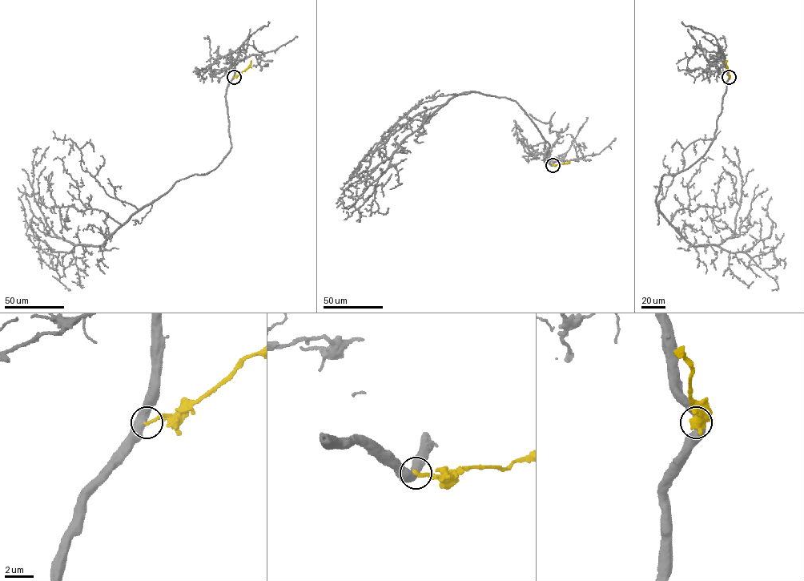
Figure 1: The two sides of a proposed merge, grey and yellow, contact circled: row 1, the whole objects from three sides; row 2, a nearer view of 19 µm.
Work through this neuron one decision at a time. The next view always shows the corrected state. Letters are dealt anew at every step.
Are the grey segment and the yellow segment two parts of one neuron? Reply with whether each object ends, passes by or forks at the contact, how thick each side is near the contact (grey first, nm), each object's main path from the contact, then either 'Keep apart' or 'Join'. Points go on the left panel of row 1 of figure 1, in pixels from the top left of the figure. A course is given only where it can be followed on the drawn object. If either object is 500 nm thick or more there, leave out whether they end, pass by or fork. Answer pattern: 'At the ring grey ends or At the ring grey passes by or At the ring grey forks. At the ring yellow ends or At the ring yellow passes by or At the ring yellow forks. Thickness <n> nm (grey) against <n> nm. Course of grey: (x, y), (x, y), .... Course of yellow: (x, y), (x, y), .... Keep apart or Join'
Thickness 550 nm (grey) against 260 nm. Course of grey: (234, 77), (222, 161), (178, 180), (98, 246), (74, 244), (46, 222), (32, 184), (49, 146). Course of yellow: (234, 77), (244, 70), (251, 61). Keep apart

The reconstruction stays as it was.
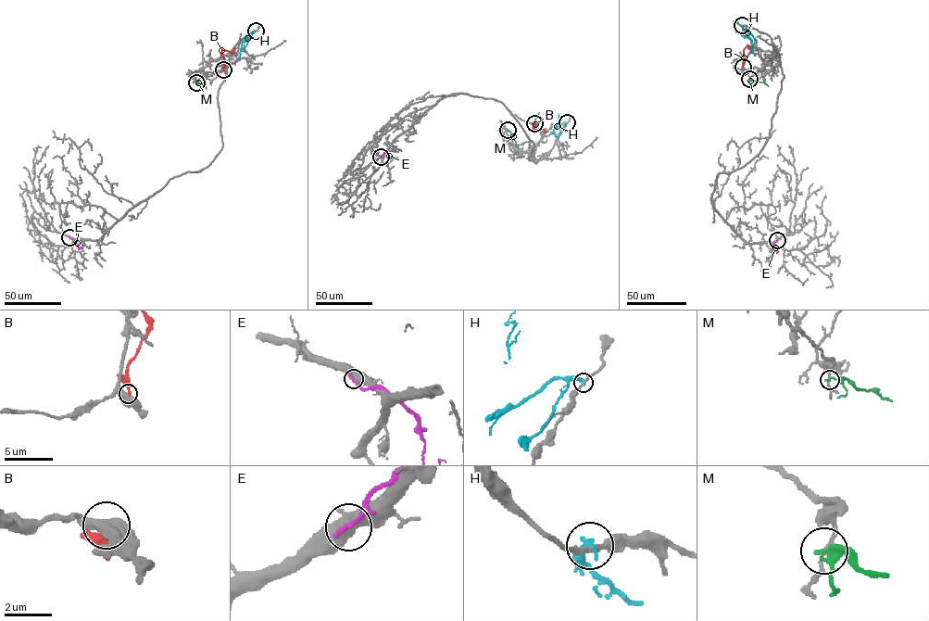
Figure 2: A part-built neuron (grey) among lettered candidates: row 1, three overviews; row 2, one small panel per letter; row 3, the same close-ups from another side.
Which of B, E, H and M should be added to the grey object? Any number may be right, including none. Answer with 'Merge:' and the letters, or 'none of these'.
Merge: none of these

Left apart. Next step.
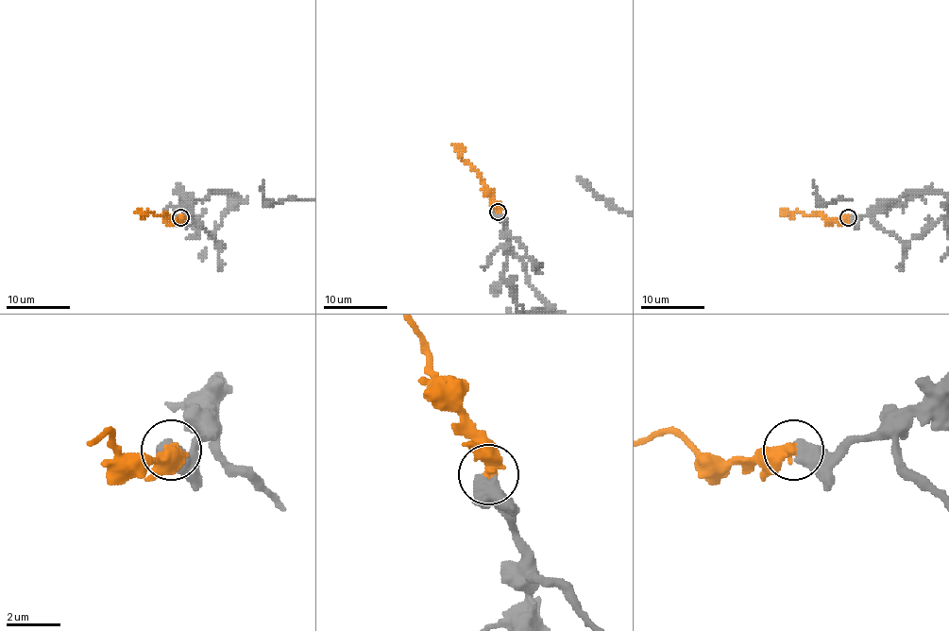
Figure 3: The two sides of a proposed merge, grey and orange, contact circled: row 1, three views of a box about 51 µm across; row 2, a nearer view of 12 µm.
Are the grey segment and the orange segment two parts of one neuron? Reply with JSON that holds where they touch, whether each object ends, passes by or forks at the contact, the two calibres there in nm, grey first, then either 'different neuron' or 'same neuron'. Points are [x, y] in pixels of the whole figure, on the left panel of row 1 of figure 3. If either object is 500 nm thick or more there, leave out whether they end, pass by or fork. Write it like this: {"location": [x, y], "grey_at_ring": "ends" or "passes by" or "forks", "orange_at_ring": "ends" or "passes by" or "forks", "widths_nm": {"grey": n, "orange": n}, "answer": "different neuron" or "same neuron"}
{"location": [180, 217], "widths_nm": {"grey": 500, "orange": 550}, "answer": "same neuron"}

